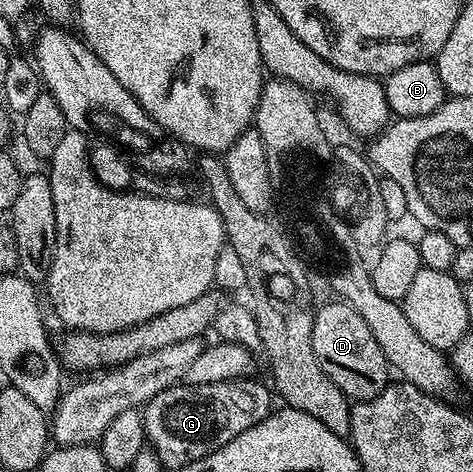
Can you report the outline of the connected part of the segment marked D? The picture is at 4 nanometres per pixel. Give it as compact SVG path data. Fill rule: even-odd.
M349 303L327 304L314 313L313 354L321 362L321 370L337 382L337 386L352 402L372 400L389 383L389 365L365 319Z

